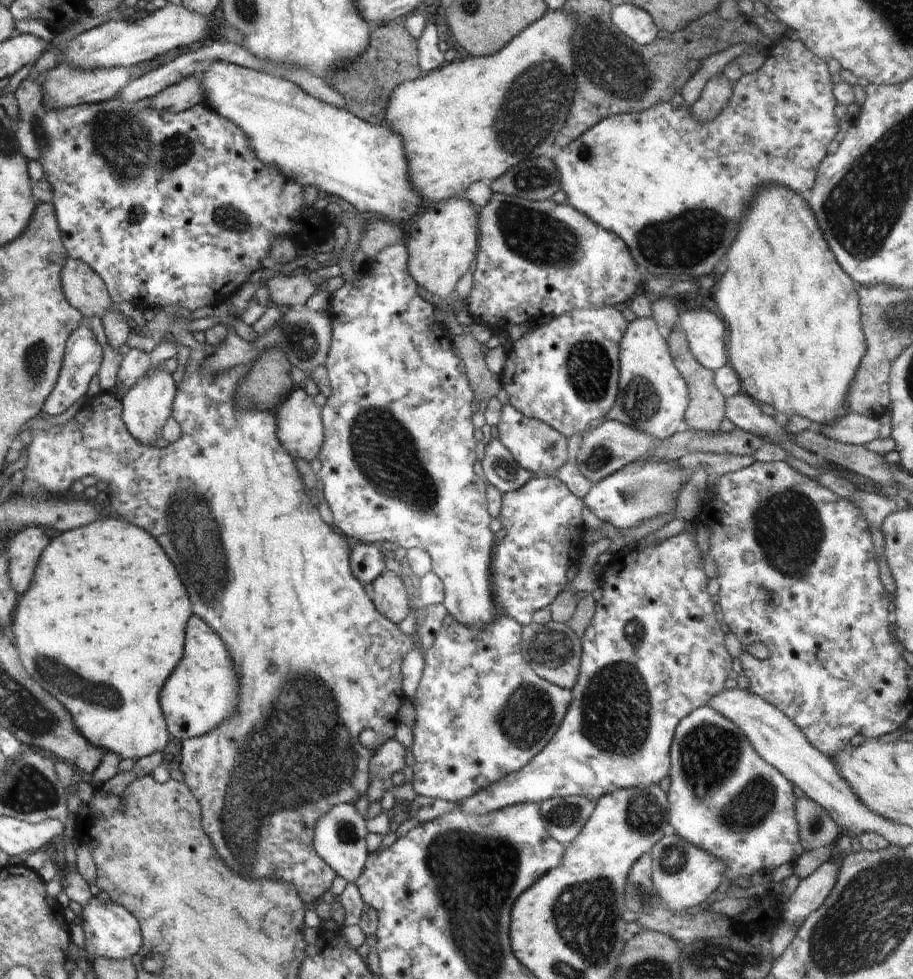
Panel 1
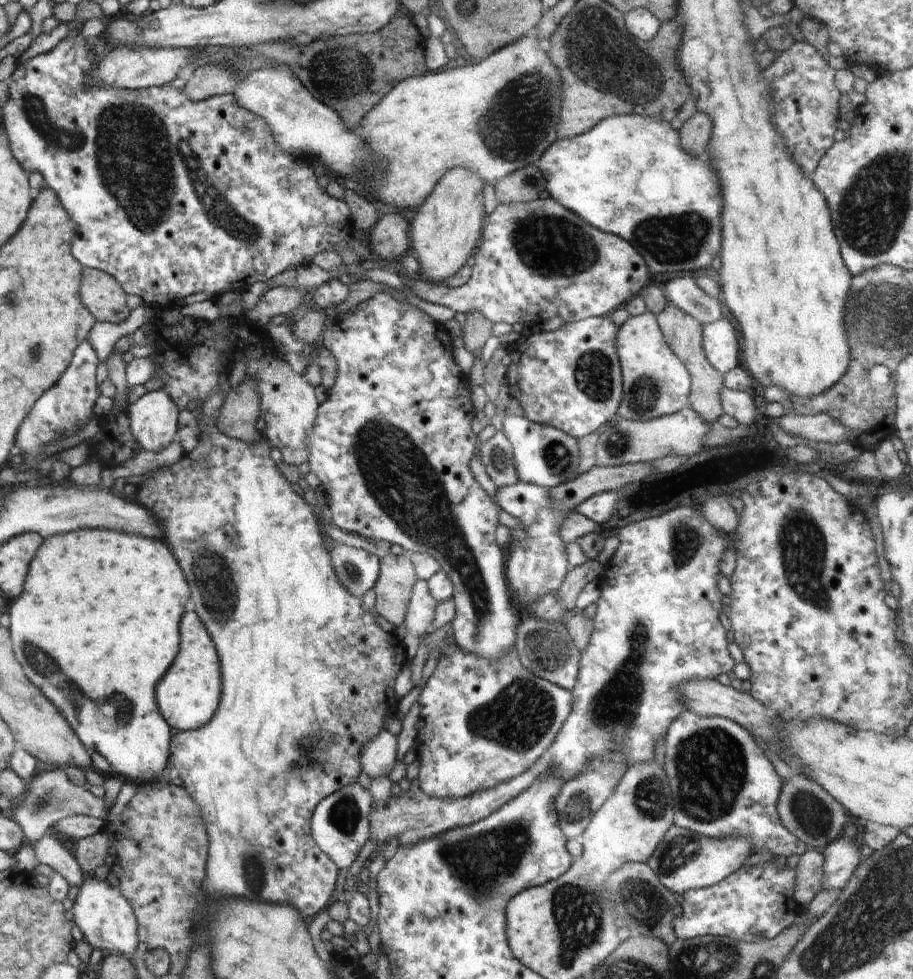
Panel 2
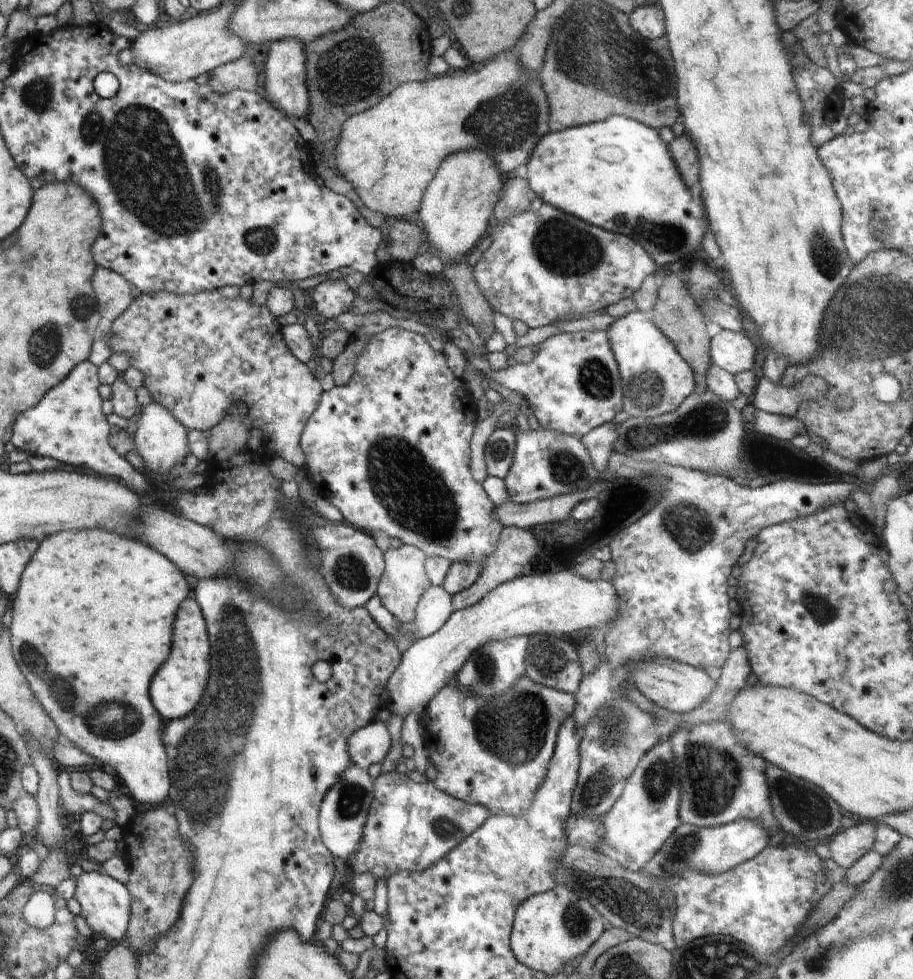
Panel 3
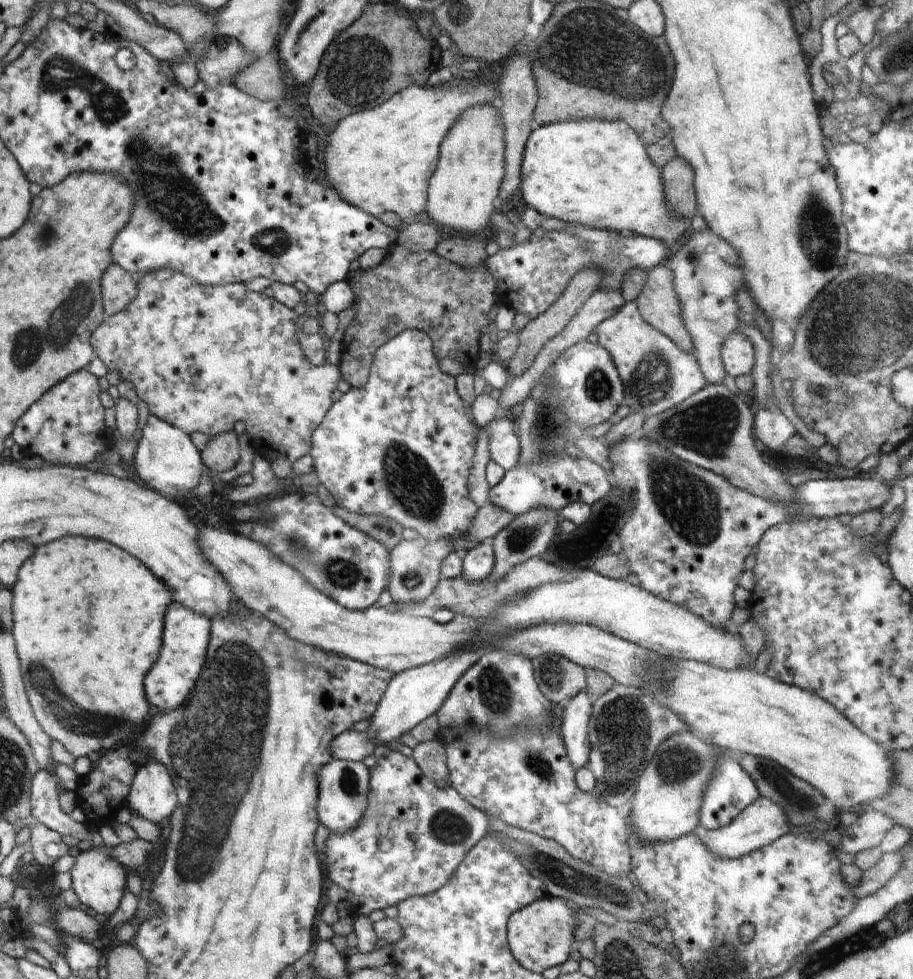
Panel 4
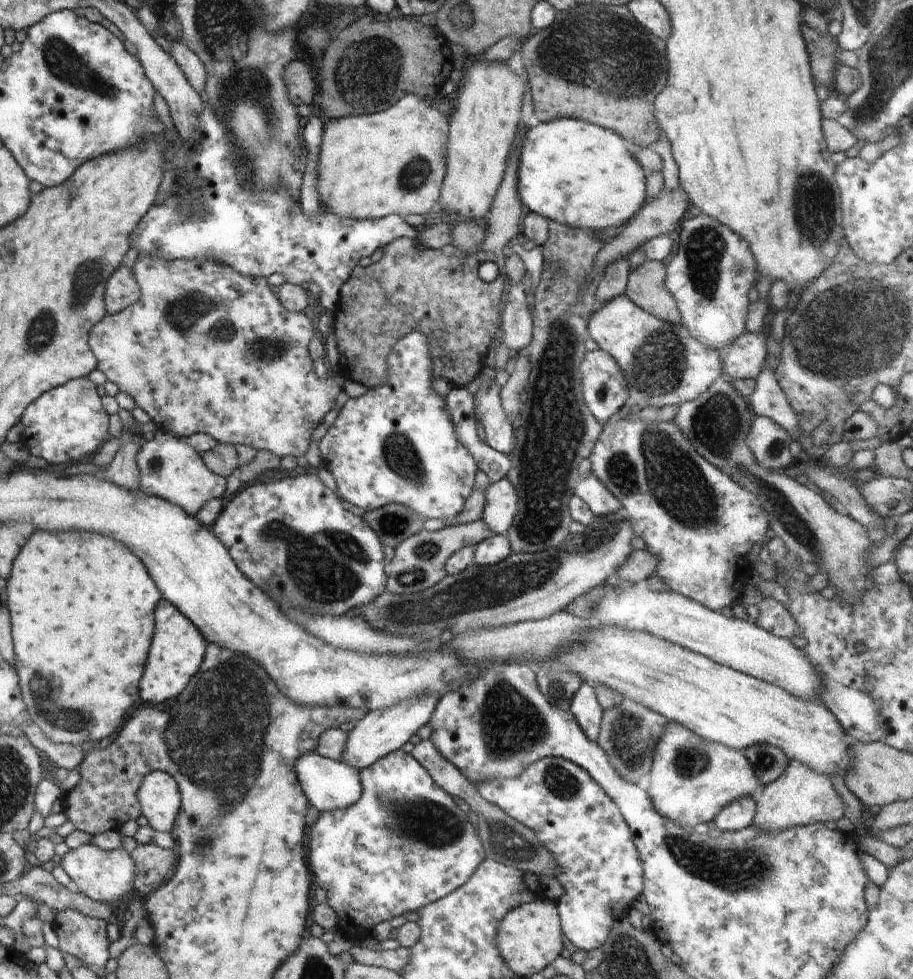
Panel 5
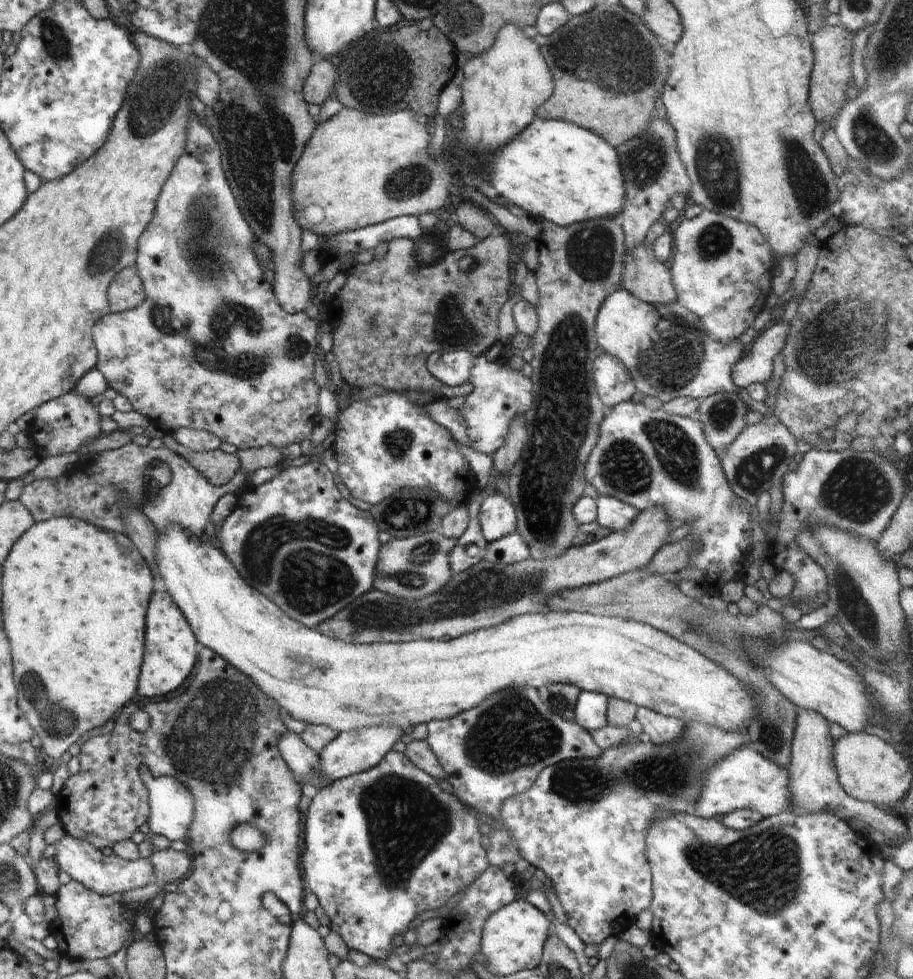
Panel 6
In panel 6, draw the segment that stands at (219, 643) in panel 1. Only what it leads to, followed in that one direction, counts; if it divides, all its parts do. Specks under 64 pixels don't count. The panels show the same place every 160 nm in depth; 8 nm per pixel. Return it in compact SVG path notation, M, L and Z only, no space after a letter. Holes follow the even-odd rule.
M158 587L151 597L152 608L147 608L146 616L146 650L140 671L139 693L144 698L160 698L174 692L188 678L198 658L199 642L172 596Z

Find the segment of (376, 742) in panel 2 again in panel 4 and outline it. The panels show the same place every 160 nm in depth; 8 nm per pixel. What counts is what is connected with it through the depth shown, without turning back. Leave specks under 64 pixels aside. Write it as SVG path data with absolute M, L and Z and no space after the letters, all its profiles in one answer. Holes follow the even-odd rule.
M351 731L341 732L328 745L330 754L335 759L361 761L365 756L377 752L376 743L365 733Z

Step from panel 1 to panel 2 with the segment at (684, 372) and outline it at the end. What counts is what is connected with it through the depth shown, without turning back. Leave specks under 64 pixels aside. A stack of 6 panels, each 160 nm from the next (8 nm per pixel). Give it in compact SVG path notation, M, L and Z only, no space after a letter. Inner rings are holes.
M677 303L668 304L656 316L660 330L665 341L669 344L672 352L682 361L691 376L691 393L689 394L688 405L692 407L703 419L710 424L723 414L721 408L720 387L723 385L723 375L721 375L705 357L702 346L702 325L692 316L682 312L677 307Z

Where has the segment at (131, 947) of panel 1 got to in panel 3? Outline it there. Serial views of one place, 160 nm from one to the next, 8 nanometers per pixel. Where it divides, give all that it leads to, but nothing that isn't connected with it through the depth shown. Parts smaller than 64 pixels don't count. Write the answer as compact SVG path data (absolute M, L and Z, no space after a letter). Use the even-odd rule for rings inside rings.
M83 871L75 879L75 895L80 903L82 915L89 924L91 930L106 938L110 944L120 943L127 936L128 920L131 920L131 892L128 892L124 884L116 882L108 874L100 871Z

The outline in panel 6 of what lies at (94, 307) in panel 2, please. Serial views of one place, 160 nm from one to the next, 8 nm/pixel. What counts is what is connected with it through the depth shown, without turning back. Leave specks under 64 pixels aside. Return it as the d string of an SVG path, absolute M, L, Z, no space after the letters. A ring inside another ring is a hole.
M123 268L117 272L108 288L107 297L111 313L121 313L142 305L147 295L138 269Z

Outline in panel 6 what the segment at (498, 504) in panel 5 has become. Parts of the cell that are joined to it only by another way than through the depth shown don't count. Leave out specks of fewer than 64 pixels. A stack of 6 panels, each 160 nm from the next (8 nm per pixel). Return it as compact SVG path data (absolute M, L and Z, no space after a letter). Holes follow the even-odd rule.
M506 494L483 497L479 510L479 525L488 544L516 532L515 510Z

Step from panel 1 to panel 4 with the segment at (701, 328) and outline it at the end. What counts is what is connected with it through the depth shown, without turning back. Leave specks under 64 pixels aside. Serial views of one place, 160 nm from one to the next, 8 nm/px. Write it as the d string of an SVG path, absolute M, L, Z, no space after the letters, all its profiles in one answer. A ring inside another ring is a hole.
M735 330L727 336L721 348L723 367L730 376L744 376L751 374L755 365L755 350L751 340Z

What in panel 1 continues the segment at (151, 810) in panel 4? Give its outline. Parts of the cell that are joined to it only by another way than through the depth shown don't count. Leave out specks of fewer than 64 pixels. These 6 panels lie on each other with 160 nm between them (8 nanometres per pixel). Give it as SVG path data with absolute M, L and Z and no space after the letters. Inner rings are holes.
M100 519L94 523L85 525L63 533L55 534L40 559L40 568L36 568L36 580L20 598L13 612L12 622L14 640L16 648L19 649L19 656L22 658L27 672L56 700L59 700L64 708L74 717L75 727L88 742L104 751L116 753L120 758L132 758L138 761L143 756L148 756L152 752L162 752L168 744L168 730L166 730L166 720L160 706L159 694L168 680L168 677L179 660L184 656L185 628L187 622L193 615L193 608L188 592L182 584L182 580L176 574L176 568L172 566L172 560L164 554L159 541L152 538L151 533L141 529L139 525L121 519Z

